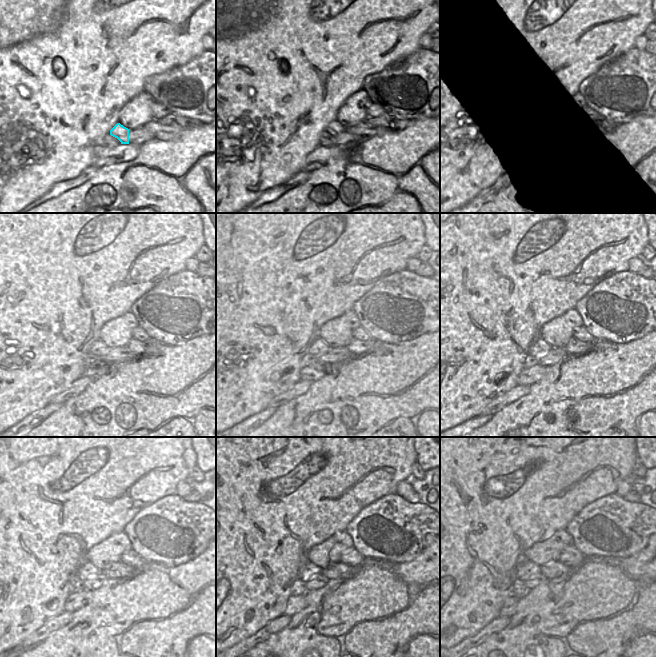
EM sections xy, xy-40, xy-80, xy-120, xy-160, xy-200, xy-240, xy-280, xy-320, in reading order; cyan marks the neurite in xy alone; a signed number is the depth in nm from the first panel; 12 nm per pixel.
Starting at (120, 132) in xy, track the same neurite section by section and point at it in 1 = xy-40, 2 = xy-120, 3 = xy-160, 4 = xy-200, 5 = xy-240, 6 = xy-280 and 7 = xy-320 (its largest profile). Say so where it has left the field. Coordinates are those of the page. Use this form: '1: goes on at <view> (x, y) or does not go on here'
1: goes on at xy-40 (334, 128)
2: goes on at xy-120 (98, 348)
3: goes on at xy-160 (319, 347)
4: goes on at xy-200 (541, 347)
5: goes on at xy-240 (88, 570)
6: goes on at xy-280 (311, 570)
7: goes on at xy-320 (526, 571)

